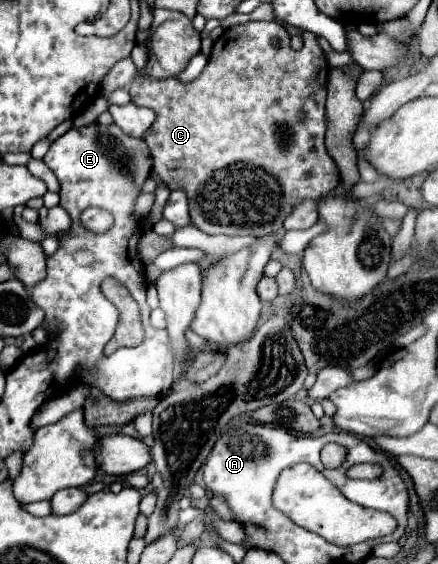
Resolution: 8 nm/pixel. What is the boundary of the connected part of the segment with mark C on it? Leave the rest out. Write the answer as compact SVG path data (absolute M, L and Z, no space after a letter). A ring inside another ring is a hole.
M254 21L254 23L244 23L238 27L232 27L228 31L224 31L224 35L214 43L212 49L212 57L208 61L208 65L204 67L202 75L190 83L180 83L176 77L168 77L168 79L152 79L144 73L138 73L130 85L130 97L132 103L140 105L140 107L148 107L156 113L156 121L152 123L152 127L146 131L144 141L148 143L152 161L154 161L154 173L170 187L170 189L182 189L188 197L188 205L190 205L190 219L192 225L196 225L200 231L208 233L208 235L252 235L252 237L266 237L274 231L282 229L284 219L306 199L312 201L320 201L320 197L326 197L328 193L332 193L338 183L340 183L340 175L338 175L338 167L332 161L332 157L326 153L324 149L324 131L326 131L326 121L324 121L324 103L326 103L326 57L320 49L320 45L316 43L316 35L314 33L304 33L302 35L304 45L302 49L292 49L290 47L290 37L288 33L276 25L276 23L264 23L264 21ZM300 111L306 113L306 121L302 121Z

